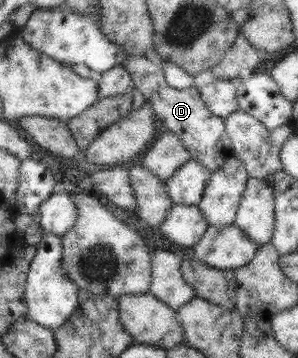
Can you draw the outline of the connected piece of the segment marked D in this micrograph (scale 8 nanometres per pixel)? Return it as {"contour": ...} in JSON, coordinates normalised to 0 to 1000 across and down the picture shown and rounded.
{"contour":[[[433,154],[409,187],[436,204],[456,249],[487,271],[487,285],[500,282],[507,291],[517,332],[534,355],[597,377],[644,447],[664,450],[708,480],[721,480],[758,455],[775,436],[775,399],[758,377],[752,335],[691,302],[654,243],[597,251],[560,237],[544,193],[477,156]]]}

